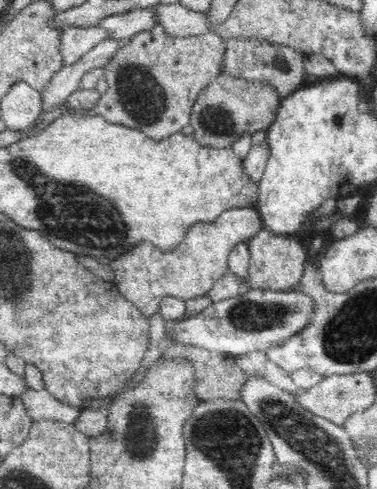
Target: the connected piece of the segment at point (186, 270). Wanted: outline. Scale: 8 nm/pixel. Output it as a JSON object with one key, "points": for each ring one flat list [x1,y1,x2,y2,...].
{"points":[[257,208,225,210,212,222,193,224,174,250,161,251,153,244,142,242,108,264,115,275,116,289,144,316,150,317,158,312,164,297,188,300,208,295,212,285,226,274,232,248,238,243,247,243,262,229,263,222]]}

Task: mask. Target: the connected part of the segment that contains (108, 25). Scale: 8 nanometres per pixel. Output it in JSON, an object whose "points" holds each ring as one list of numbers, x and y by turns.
{"points":[[146,7,107,16,98,25,108,30,110,38,121,41,130,40,135,34,152,28,156,22,156,7]]}

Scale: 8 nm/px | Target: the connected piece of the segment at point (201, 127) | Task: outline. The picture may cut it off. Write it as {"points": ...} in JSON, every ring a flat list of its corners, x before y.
{"points":[[221,72,202,90,191,108,189,125,194,129,193,138,206,147,231,148,244,134,267,130,274,122,283,96,262,81,248,81]]}

